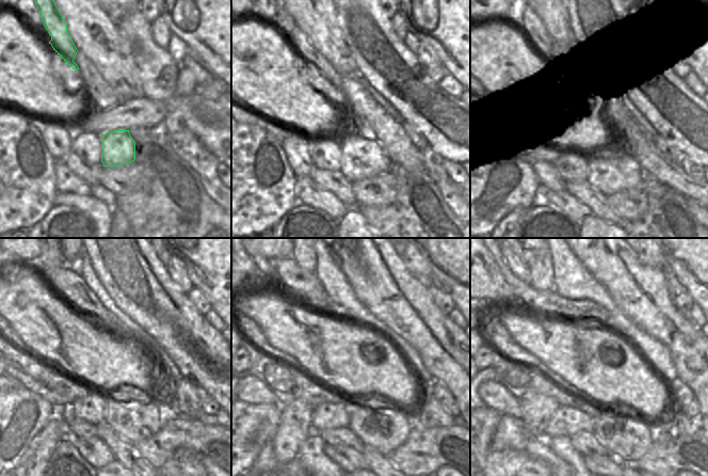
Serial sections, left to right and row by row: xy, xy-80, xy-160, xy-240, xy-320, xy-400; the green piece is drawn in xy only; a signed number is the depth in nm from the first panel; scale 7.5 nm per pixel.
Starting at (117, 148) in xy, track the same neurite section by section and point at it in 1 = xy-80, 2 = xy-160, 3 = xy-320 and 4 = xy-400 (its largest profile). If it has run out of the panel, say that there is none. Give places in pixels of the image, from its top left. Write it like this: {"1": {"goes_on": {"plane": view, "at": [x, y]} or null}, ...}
{"1": {"goes_on": {"plane": "xy-80", "at": [363, 157]}}, "2": {"goes_on": {"plane": "xy-160", "at": [610, 169]}}, "3": {"goes_on": {"plane": "xy-320", "at": [385, 428]}}, "4": {"goes_on": {"plane": "xy-400", "at": [626, 435]}}}

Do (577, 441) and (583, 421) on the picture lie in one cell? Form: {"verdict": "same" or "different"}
{"verdict": "different"}

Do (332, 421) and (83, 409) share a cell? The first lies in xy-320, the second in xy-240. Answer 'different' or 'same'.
same

